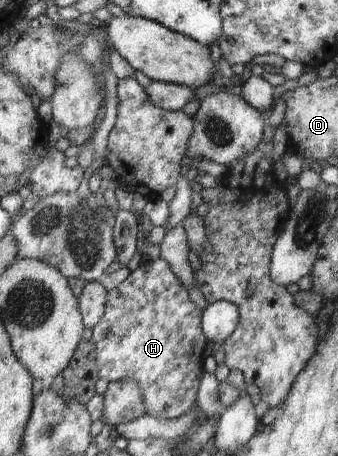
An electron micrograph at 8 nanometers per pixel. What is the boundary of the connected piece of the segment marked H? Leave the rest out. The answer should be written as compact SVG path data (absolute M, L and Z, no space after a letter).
M161 257L157 260L141 261L138 268L130 273L126 280L120 283L116 288L107 292L107 302L105 305L104 315L98 322L96 327L93 327L92 343L96 346L96 361L101 378L106 381L120 381L126 378L132 378L140 386L140 391L143 395L145 403L145 413L149 416L161 420L173 420L179 418L190 410L194 402L197 401L197 393L199 391L199 381L204 371L209 369L208 361L204 357L204 347L208 344L206 336L202 329L202 309L196 307L190 300L187 289L180 283L180 280L172 273L167 261Z

